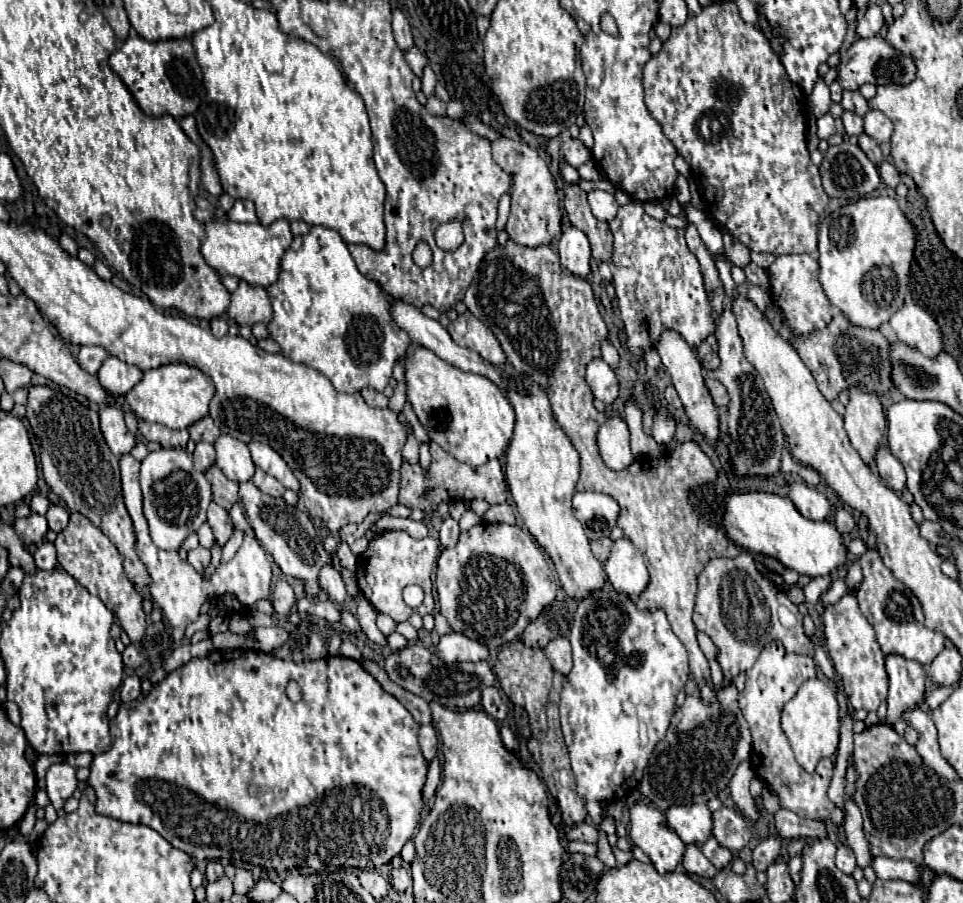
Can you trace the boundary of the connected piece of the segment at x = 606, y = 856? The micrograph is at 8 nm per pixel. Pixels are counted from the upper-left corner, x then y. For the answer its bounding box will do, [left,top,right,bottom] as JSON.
[597,831,617,869]

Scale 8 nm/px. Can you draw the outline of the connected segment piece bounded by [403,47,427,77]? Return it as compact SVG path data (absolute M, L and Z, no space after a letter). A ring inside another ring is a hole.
M411 47L411 49L407 49L407 51L403 51L403 55L405 55L405 61L407 61L407 65L413 69L413 73L417 75L417 77L421 77L421 71L423 71L423 67L425 67L425 61L427 61L427 57L417 49L417 47Z

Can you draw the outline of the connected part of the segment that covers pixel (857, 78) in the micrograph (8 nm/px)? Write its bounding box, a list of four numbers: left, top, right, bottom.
[837,37,915,91]

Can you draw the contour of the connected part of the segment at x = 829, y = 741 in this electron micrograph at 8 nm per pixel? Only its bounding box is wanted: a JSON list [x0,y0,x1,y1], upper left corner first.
[781,679,839,773]

